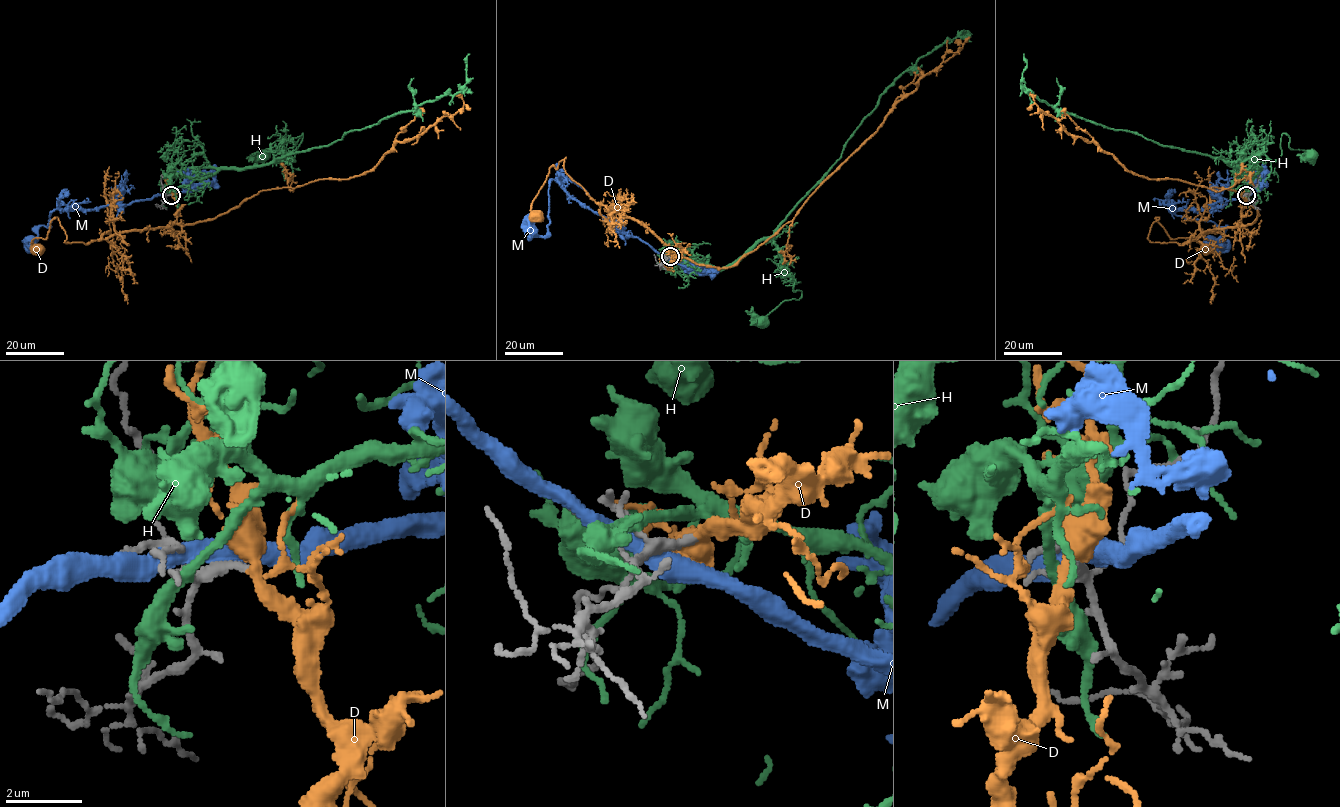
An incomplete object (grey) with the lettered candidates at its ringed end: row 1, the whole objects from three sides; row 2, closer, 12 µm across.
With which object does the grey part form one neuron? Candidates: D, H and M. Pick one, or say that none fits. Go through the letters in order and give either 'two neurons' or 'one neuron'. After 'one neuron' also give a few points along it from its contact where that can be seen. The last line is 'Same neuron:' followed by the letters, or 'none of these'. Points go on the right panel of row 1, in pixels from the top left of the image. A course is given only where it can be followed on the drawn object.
D: one neuron; course (1246, 195), (1236, 226), (1182, 244), (1151, 242), (1148, 234), (1157, 217), (1171, 238), (1206, 248)
H: two neurons
M: two neurons
Same neuron: D

